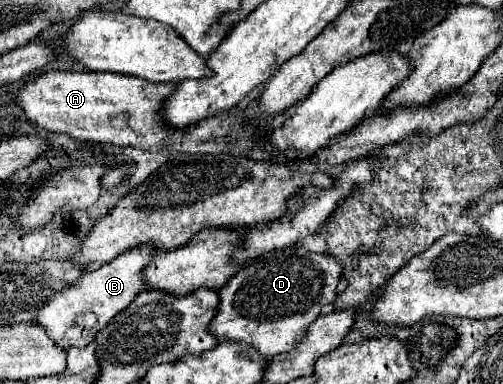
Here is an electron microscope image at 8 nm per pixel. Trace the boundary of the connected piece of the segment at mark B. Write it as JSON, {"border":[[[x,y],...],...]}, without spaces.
{"border":[[[152,245],[134,247],[132,251],[120,253],[110,263],[86,271],[78,283],[66,287],[64,291],[56,293],[48,299],[40,309],[36,309],[36,325],[44,325],[50,339],[60,349],[68,347],[86,347],[96,333],[122,309],[126,309],[140,291],[146,291],[146,285],[140,279],[140,271],[148,265],[152,255]]]}

